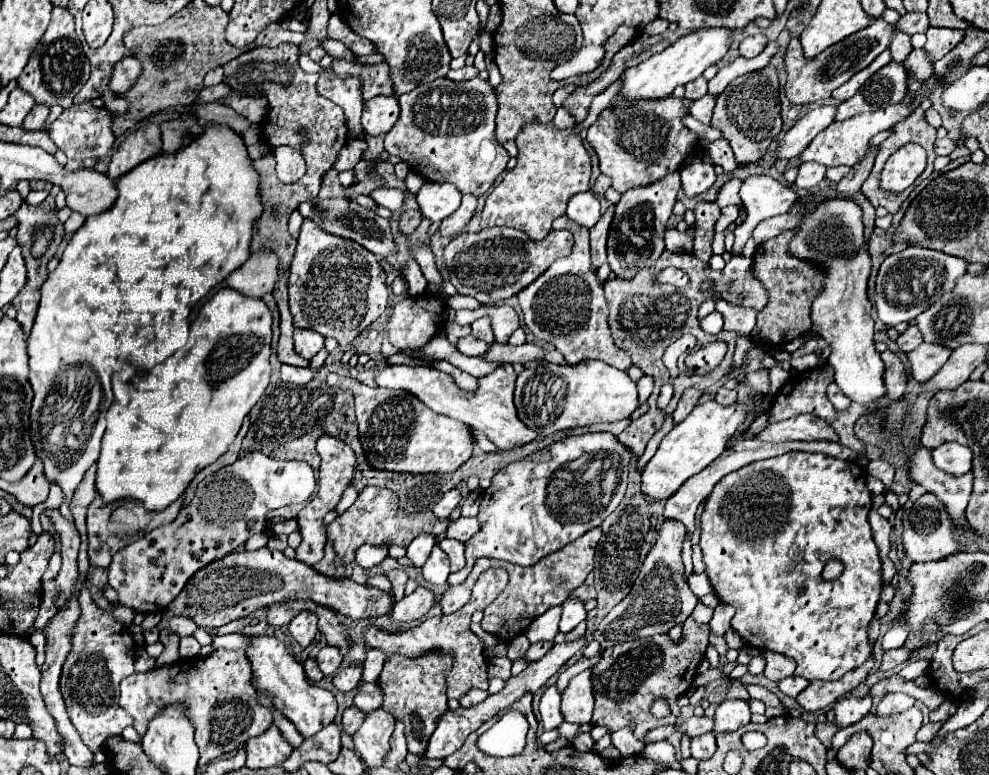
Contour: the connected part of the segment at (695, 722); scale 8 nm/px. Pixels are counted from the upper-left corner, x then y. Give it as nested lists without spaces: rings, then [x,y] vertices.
[[[693,716],[693,718],[685,720],[685,722],[681,722],[679,728],[681,728],[685,734],[689,734],[689,736],[693,738],[693,736],[697,736],[697,734],[711,732],[711,730],[713,730],[713,720],[707,718],[707,716],[701,716],[701,718]]]

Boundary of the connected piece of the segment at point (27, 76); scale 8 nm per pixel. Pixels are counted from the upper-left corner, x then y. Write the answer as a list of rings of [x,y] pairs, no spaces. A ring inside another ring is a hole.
[[[53,8],[53,18],[39,40],[39,46],[35,46],[23,74],[17,78],[17,84],[21,90],[29,92],[37,102],[53,106],[59,104],[63,108],[69,108],[73,104],[73,98],[79,94],[83,84],[89,78],[89,60],[81,48],[81,42],[75,34],[75,24],[73,16],[69,14],[67,8]]]

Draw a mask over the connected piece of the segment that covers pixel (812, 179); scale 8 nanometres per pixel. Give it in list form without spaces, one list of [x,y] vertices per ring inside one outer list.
[[[805,162],[805,164],[799,166],[799,174],[797,174],[795,184],[797,184],[799,188],[809,190],[809,188],[817,186],[817,184],[825,178],[825,172],[827,172],[827,166],[823,166],[823,164],[813,164],[813,162],[807,164],[807,162]]]

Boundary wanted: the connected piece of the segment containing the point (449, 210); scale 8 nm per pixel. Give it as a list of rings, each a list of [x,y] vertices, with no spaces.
[[[425,182],[417,192],[417,202],[425,218],[429,218],[431,222],[441,222],[459,208],[461,192],[453,184]]]

